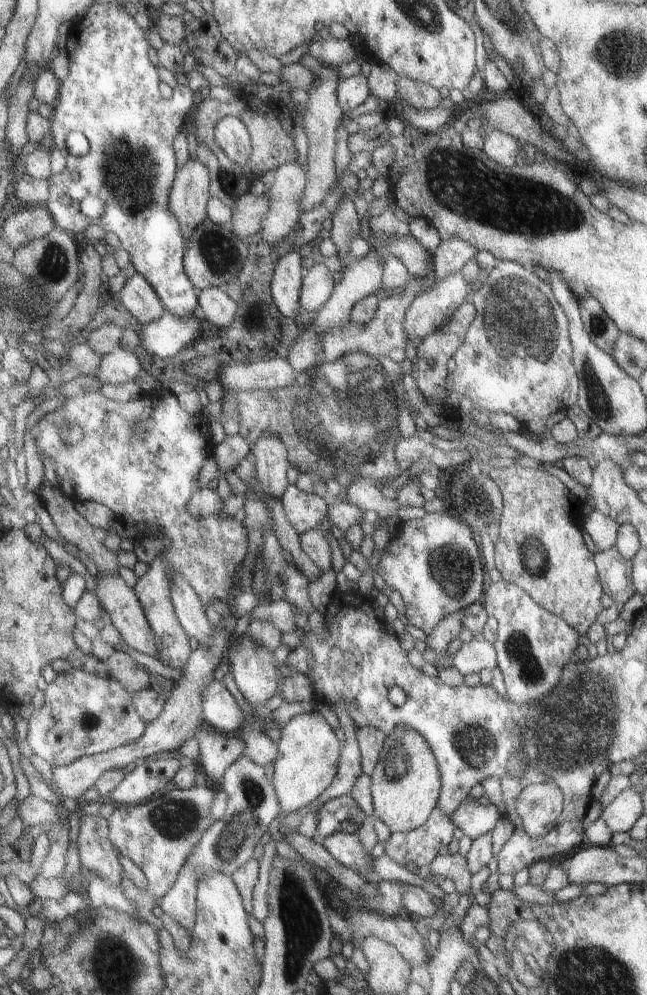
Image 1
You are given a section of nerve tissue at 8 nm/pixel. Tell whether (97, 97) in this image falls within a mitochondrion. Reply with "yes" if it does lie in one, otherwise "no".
no

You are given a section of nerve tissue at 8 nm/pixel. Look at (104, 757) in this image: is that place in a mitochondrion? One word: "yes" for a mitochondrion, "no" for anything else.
no

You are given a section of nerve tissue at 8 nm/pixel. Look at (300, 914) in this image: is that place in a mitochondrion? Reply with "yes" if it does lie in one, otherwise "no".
yes

